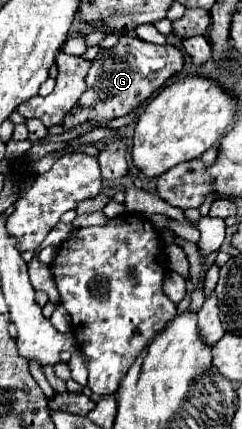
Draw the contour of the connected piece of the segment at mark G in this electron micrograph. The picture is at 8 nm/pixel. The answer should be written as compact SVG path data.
M120 36L118 44L110 50L100 50L94 58L88 76L86 92L78 100L78 106L64 118L64 130L72 130L84 122L94 122L104 126L106 122L130 114L134 108L144 104L170 76L178 74L184 68L184 56L174 46L156 48L148 42L142 42L136 36Z

